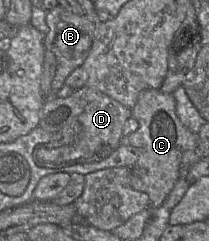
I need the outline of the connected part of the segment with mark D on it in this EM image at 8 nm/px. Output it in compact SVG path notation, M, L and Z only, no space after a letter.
M88 86L75 90L67 97L52 96L46 99L41 109L39 127L48 132L57 133L67 123L76 120L80 124L80 132L73 143L54 149L41 147L37 150L35 148L33 156L39 165L53 168L62 166L61 163L70 160L90 158L104 145L116 150L121 144L125 122L131 117L132 109Z

